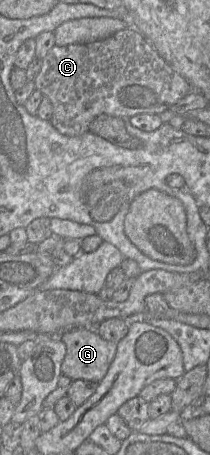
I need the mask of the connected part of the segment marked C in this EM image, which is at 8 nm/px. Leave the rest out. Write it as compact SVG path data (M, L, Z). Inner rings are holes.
M128 27L108 38L92 43L54 45L43 58L41 69L34 83L36 89L52 103L51 124L61 134L69 137L89 132L91 122L102 114L123 119L144 113L161 114L192 90L190 83L174 71L134 27Z

